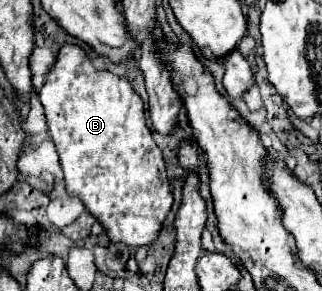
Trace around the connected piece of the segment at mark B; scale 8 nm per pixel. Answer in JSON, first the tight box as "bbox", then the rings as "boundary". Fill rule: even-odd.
{"bbox":[39,45,173,247],"boundary":[[[65,45],[39,91],[39,99],[45,107],[49,135],[61,159],[67,193],[85,203],[87,211],[103,225],[111,243],[125,243],[129,247],[151,245],[159,237],[159,229],[173,205],[173,193],[169,191],[161,149],[155,145],[145,123],[141,97],[125,79],[109,71],[97,71],[81,47]]]}

